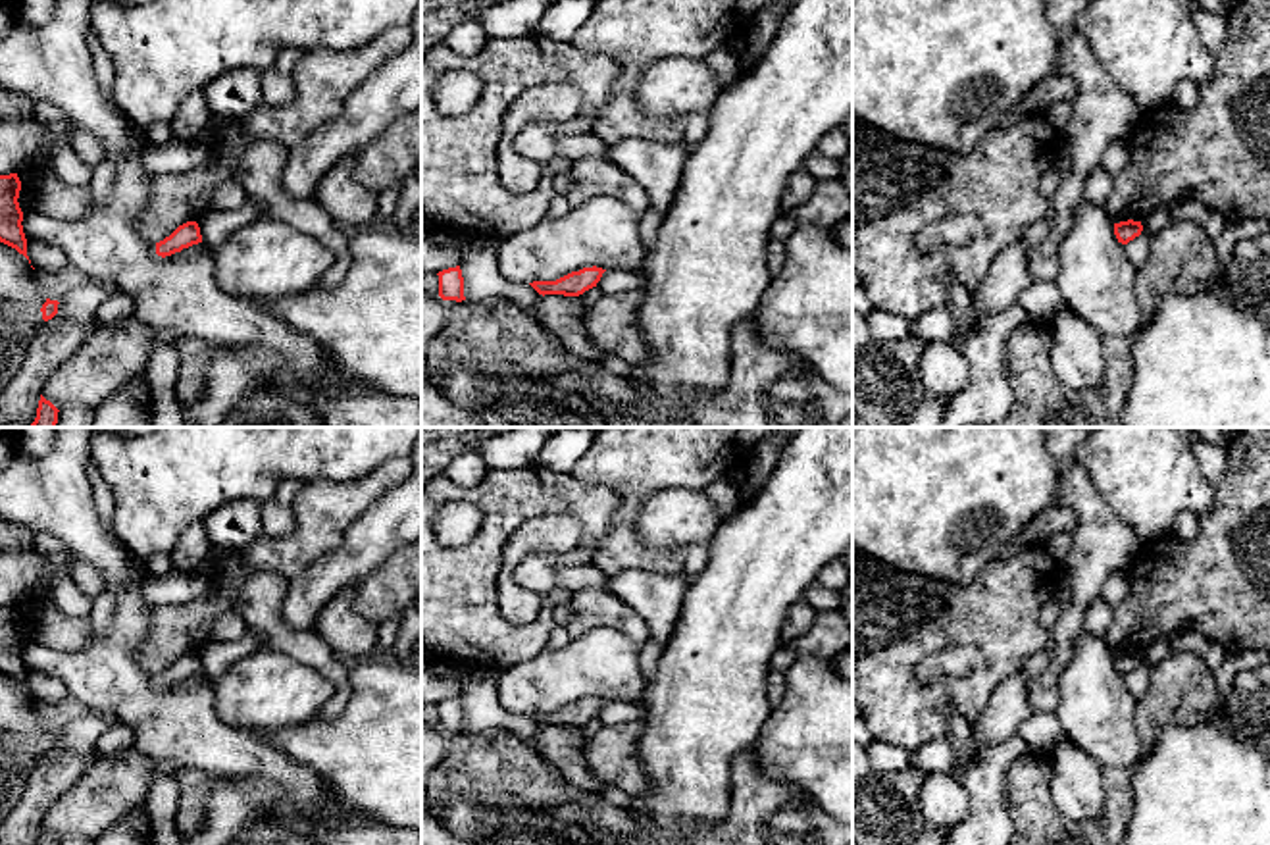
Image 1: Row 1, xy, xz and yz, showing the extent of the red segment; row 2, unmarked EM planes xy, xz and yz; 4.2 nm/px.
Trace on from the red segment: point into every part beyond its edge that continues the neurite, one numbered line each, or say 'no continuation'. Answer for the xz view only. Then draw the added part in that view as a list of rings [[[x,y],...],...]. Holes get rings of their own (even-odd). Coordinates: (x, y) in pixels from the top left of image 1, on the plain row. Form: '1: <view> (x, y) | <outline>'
no continuation

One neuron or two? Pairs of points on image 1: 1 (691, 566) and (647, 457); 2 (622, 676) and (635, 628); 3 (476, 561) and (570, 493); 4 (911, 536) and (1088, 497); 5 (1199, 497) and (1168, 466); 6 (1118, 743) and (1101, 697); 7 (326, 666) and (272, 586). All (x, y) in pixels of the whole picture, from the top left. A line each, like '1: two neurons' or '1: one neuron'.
1: two neurons
2: two neurons
3: one neuron
4: two neurons
5: one neuron
6: one neuron
7: one neuron

